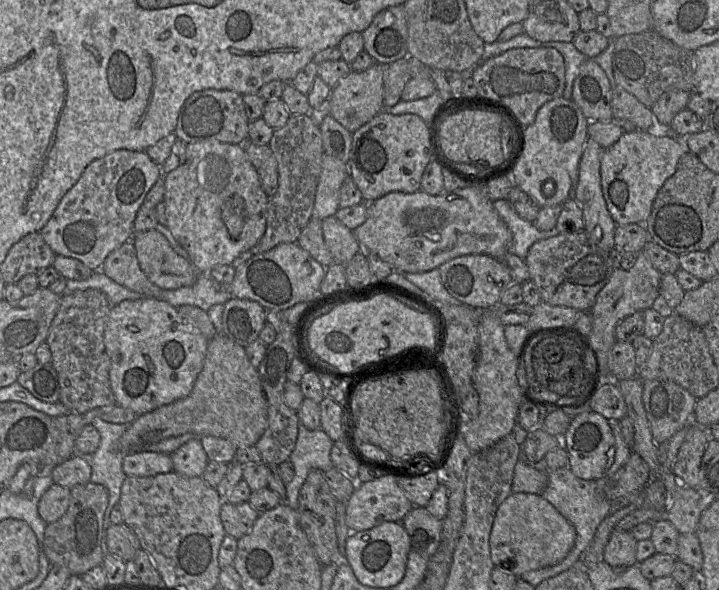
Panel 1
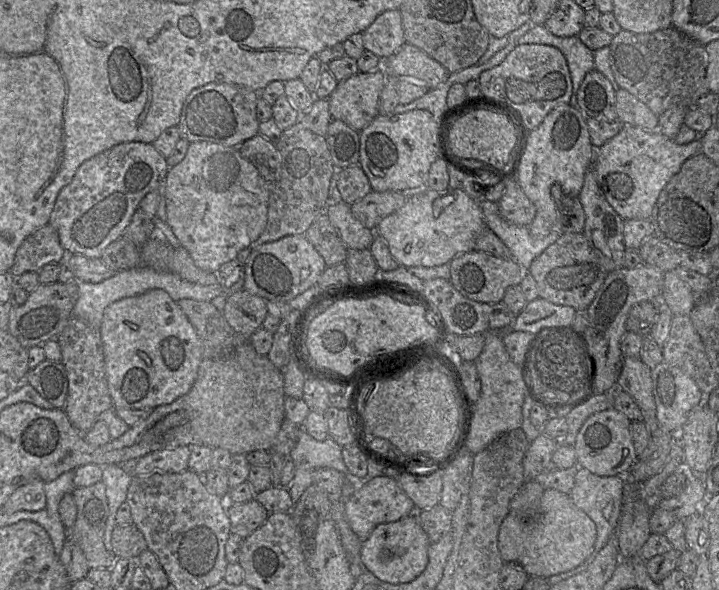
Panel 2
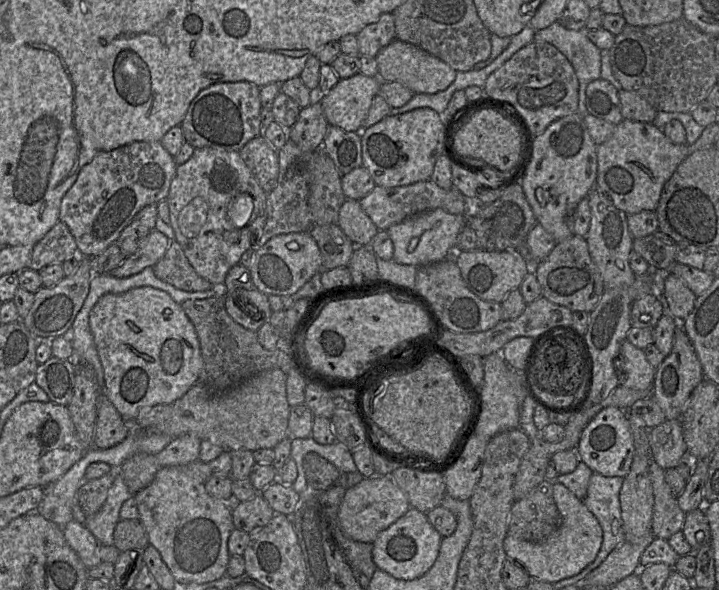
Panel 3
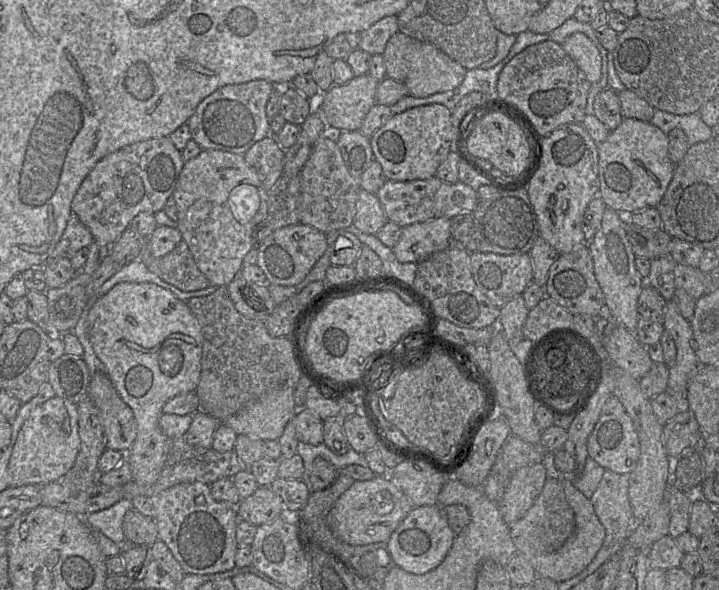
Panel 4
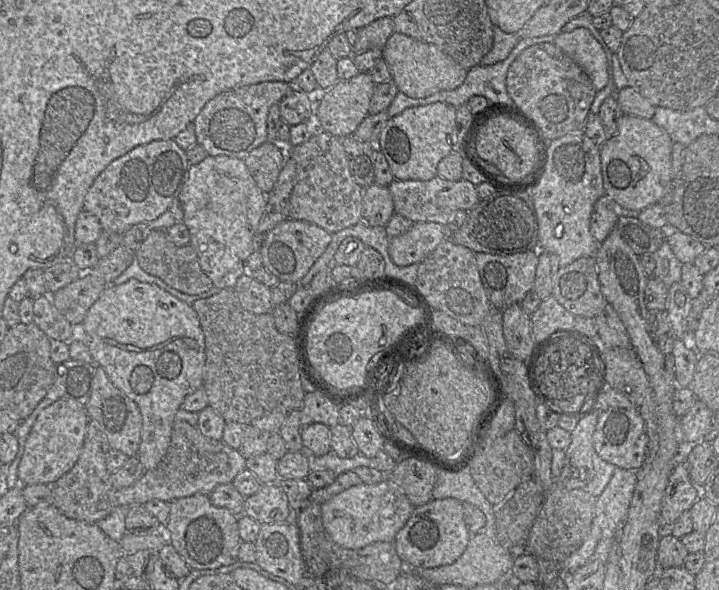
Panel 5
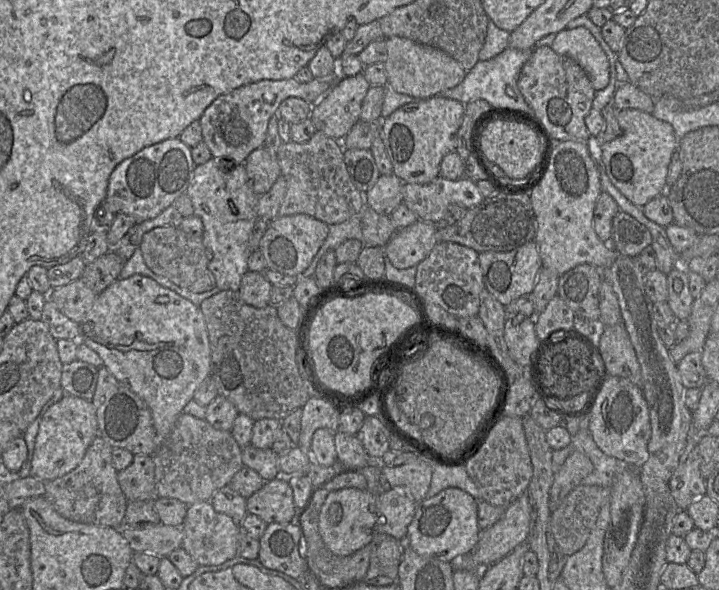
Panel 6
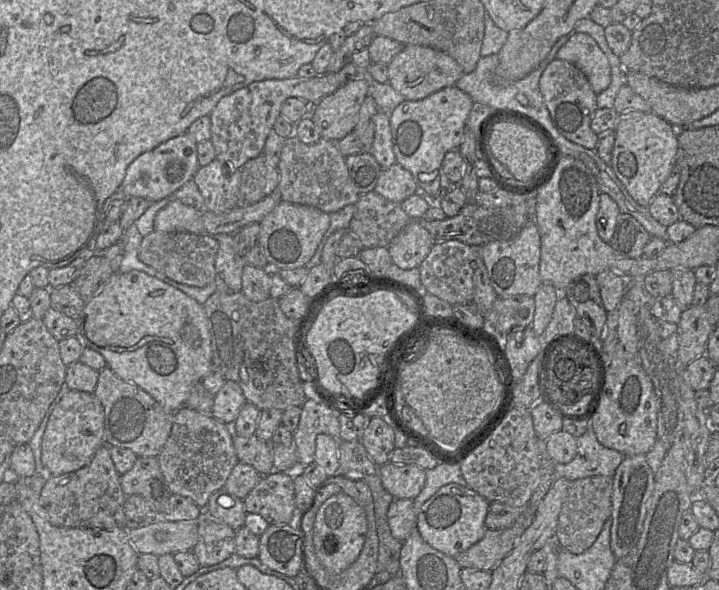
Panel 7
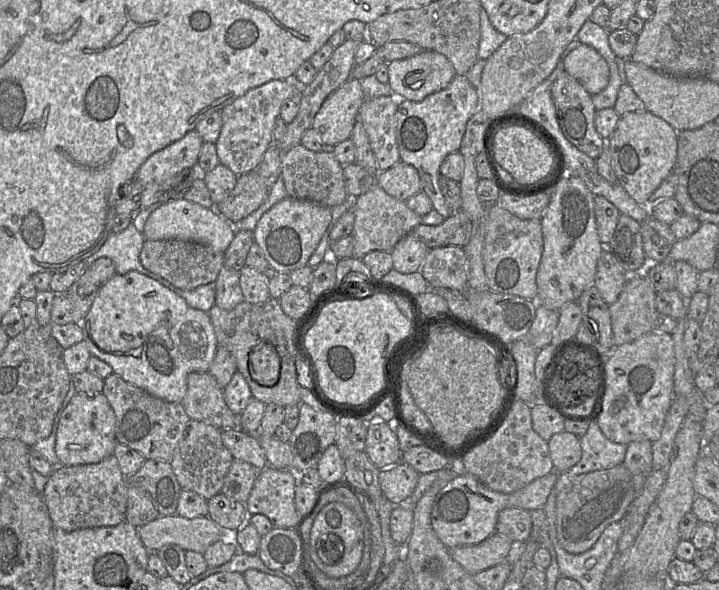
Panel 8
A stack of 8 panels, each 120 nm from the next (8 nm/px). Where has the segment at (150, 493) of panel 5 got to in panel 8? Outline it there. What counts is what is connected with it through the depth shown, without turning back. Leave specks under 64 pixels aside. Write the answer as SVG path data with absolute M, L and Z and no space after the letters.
M190 420L186 434L170 461L182 490L190 490L208 500L221 493L229 468L234 460L222 441L219 428L202 421Z

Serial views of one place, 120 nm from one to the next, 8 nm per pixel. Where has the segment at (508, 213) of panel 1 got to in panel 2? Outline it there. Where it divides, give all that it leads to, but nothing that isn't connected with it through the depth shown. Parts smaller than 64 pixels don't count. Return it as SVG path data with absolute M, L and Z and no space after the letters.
M477 203L480 208L480 212L482 217L485 219L486 223L486 233L491 233L497 237L499 242L505 247L506 253L508 255L494 255L494 256L506 256L506 257L516 257L516 261L519 264L519 266L522 268L522 277L524 274L529 274L529 266L531 263L550 245L552 245L556 240L561 236L562 234L562 224L561 229L554 228L553 232L549 237L546 238L537 238L534 237L529 232L529 227L521 227L521 226L515 226L515 225L508 225L507 223L504 223L501 218L499 217L499 211L497 210L497 204L496 203Z

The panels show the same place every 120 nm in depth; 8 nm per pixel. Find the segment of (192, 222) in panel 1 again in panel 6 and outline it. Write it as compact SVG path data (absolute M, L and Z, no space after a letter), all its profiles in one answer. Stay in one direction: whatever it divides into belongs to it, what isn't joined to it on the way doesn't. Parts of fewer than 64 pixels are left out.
M213 157L193 170L186 190L191 199L194 216L201 218L204 232L202 243L207 252L208 269L214 275L216 287L238 291L243 275L248 271L248 258L252 252L248 247L250 233L258 219L256 195L248 185L243 164L225 169Z

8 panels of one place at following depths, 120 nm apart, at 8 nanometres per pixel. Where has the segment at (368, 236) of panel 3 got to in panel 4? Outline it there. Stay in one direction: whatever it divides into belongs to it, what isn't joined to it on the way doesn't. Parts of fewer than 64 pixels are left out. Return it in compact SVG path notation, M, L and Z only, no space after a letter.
M360 190L353 226L361 232L376 235L387 222L387 216L376 194Z

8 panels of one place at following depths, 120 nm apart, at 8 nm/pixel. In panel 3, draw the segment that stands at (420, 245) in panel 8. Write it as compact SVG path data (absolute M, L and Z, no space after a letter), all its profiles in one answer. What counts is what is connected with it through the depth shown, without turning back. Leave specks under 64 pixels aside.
M441 208L409 216L386 230L393 242L393 260L416 267L445 260L456 251L457 237L465 224L466 215L452 214Z

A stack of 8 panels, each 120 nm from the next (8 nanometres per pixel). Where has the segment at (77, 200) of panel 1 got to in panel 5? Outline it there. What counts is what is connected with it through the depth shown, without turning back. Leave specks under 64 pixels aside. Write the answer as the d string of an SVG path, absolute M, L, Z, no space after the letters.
M173 139L136 146L95 178L84 198L83 211L95 215L103 231L124 234L133 225L151 222L168 210L181 192L189 167L186 152Z

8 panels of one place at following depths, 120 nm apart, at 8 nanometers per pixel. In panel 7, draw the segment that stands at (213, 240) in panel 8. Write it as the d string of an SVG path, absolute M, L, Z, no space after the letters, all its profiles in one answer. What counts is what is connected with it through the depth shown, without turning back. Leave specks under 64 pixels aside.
M172 200L156 214L154 231L204 234L201 214L202 211L192 206L185 205L179 200Z

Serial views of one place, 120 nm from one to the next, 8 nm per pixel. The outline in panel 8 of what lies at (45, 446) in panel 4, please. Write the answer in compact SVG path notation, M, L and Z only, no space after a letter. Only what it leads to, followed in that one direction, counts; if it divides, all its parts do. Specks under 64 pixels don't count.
M76 393L63 410L56 432L55 452L61 465L76 466L94 464L113 455L117 444L116 418L106 396Z

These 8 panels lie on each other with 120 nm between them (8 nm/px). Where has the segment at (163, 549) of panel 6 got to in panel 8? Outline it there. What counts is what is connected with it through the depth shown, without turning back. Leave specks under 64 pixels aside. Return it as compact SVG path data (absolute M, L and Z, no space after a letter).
M177 514L159 515L137 528L138 536L149 552L175 544L185 551L203 553L209 545L224 537L224 531L208 516L189 519Z

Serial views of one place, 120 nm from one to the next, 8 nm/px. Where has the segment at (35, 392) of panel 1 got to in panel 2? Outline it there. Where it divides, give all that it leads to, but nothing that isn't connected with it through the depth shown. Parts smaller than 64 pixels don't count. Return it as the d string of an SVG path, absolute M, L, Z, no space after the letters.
M43 360L35 368L29 369L24 382L31 385L54 408L64 409L68 378L62 361Z

